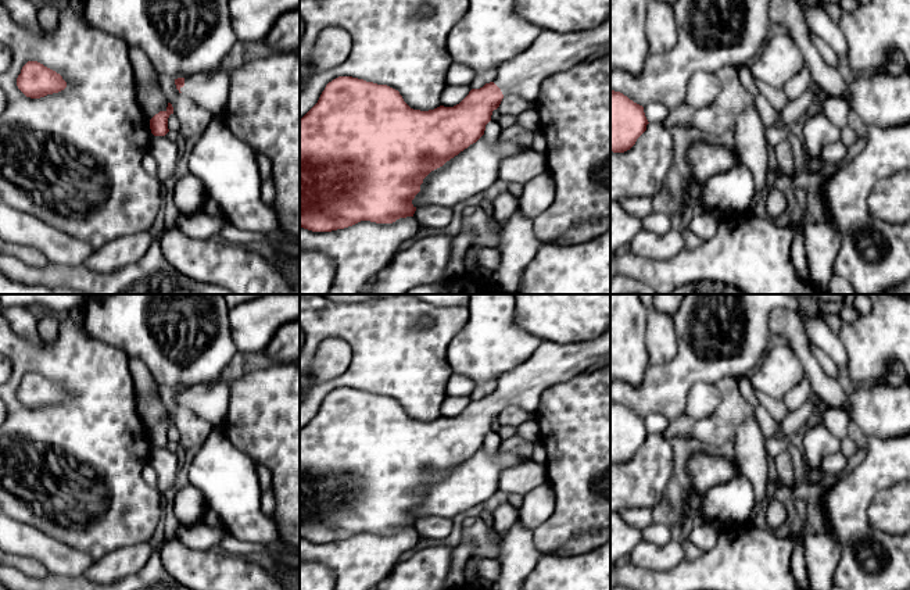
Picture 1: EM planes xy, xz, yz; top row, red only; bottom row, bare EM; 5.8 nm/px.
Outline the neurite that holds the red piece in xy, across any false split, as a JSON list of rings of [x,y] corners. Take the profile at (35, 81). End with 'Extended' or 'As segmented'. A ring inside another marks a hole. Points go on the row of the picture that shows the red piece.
[[[28,61],[17,78],[18,89],[31,99],[58,93],[67,87],[60,74],[37,61]]]. As segmented

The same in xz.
[[[610,18],[602,25],[572,33],[542,31],[537,40],[515,58],[497,68],[495,79],[469,94],[454,107],[440,106],[420,111],[411,108],[398,90],[352,76],[338,76],[329,82],[318,103],[300,119],[300,228],[312,232],[332,232],[361,221],[393,224],[413,217],[412,204],[423,179],[434,169],[476,143],[505,96],[516,94],[535,108],[541,83],[553,75],[572,69],[592,56],[610,50]]]. Extended

